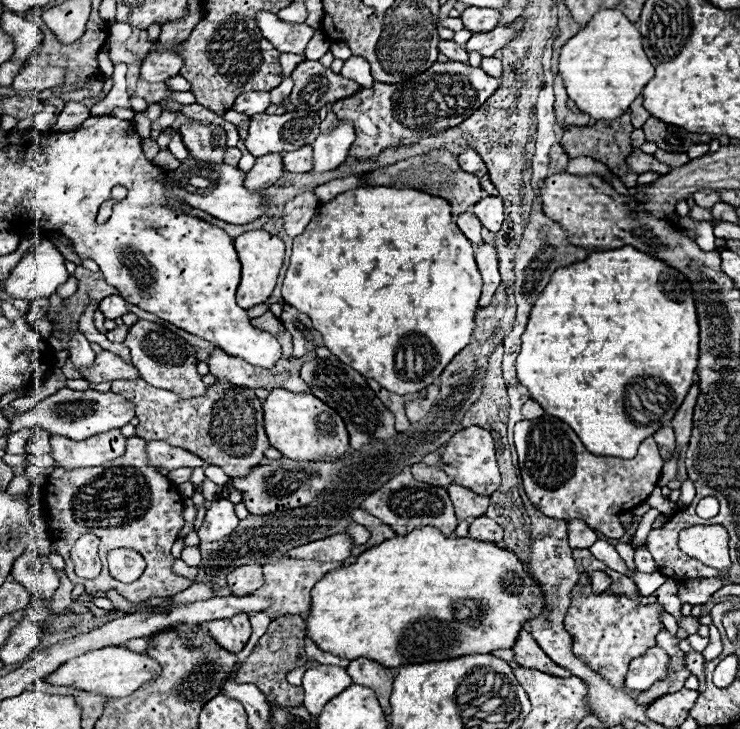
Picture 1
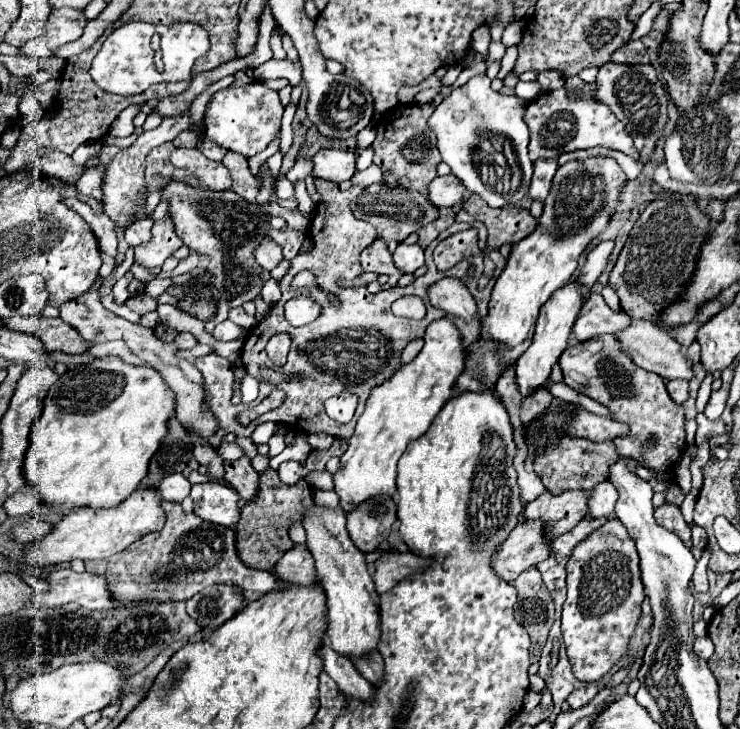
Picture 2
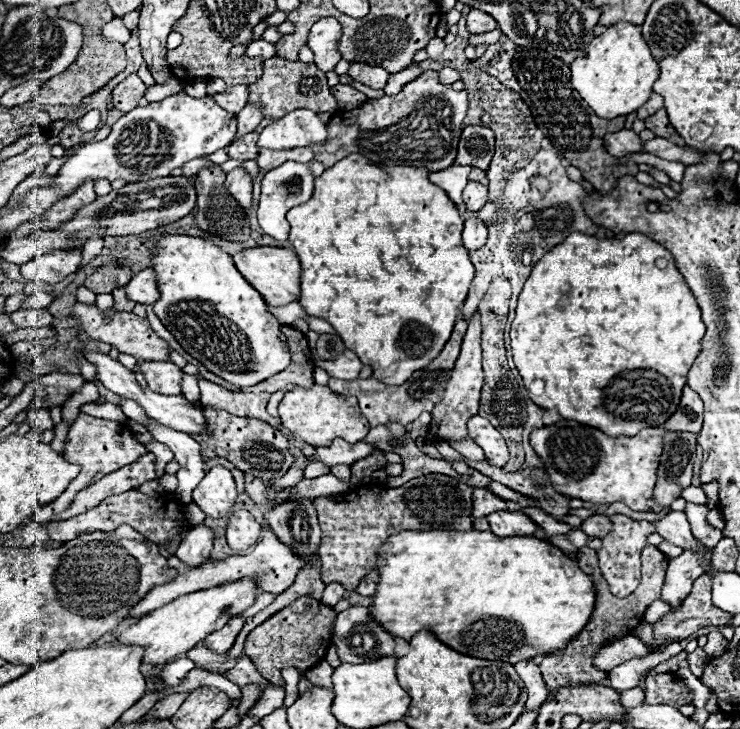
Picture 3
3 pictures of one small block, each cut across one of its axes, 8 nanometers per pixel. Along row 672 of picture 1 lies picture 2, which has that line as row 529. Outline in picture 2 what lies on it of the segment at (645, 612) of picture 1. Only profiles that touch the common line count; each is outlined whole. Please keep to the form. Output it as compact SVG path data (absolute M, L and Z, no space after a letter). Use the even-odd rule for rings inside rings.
M612 518L602 530L596 530L586 542L574 548L566 572L568 598L562 610L564 644L574 676L582 682L596 682L622 658L622 654L626 654L628 638L640 616L644 586L634 540L626 534L622 522Z

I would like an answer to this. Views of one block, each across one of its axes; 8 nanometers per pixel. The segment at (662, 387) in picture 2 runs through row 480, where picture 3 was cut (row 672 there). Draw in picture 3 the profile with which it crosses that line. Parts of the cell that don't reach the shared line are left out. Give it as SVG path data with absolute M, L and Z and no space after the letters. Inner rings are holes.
M676 672L646 676L646 690L644 690L644 704L670 704L676 710L692 704L692 690L684 684L684 680Z

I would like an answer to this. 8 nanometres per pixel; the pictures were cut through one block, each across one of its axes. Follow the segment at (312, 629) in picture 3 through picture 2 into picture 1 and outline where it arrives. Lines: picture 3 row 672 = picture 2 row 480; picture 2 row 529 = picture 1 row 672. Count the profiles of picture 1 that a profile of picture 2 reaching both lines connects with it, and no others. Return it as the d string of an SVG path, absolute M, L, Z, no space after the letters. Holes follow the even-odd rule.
M284 616L284 618L272 620L266 634L260 638L256 648L252 650L252 654L238 668L236 680L256 684L266 694L266 698L278 706L302 704L302 698L304 698L302 688L288 684L286 674L290 670L306 666L308 656L304 650L304 638L306 638L306 620L302 616Z

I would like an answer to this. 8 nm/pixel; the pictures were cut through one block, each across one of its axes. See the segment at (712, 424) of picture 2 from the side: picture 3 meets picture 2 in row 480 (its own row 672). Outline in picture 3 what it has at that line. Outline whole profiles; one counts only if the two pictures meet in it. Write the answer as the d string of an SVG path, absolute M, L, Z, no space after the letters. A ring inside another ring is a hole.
M698 647L694 652L688 653L687 661L689 662L691 672L697 678L700 678L708 661L707 654L703 648Z

